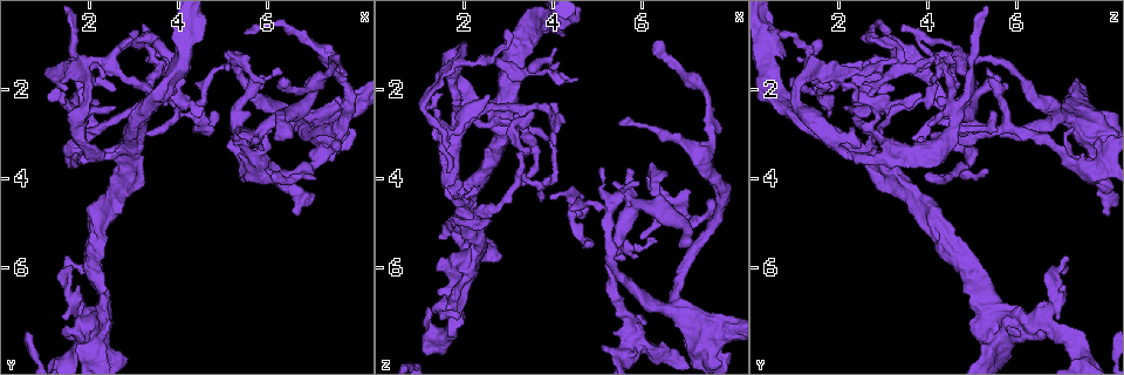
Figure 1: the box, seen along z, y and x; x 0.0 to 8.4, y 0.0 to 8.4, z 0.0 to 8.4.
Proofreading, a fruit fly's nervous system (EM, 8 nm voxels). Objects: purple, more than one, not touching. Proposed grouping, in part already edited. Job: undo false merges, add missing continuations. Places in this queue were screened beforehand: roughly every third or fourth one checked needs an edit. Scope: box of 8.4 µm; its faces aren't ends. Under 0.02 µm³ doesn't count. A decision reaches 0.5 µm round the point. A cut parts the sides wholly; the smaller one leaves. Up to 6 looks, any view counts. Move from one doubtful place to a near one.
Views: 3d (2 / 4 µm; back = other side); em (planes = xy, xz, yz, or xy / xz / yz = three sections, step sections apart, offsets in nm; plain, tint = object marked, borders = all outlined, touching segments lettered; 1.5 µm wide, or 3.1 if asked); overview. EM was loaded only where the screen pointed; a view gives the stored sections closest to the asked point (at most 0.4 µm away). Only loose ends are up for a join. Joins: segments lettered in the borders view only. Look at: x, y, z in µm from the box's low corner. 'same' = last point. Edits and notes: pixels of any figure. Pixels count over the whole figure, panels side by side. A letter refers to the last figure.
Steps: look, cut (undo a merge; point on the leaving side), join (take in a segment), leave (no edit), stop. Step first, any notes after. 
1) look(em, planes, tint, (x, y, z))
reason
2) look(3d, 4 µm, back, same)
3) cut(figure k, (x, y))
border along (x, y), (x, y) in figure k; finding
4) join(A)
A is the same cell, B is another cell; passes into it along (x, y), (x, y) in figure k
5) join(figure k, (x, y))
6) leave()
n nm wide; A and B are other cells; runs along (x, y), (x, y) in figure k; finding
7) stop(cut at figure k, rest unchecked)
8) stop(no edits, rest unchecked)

look(em, planes, borders, (5.50, 0.70, 2.75))
branch stops here

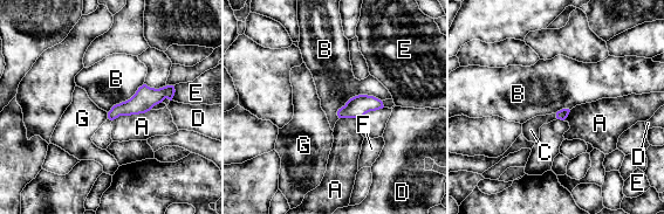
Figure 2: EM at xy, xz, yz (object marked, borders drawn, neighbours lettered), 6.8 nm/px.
join(C)
C is the same cell, A, B, D, E, F and G are other cells; it goes on there

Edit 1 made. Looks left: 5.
look(em, planes, tint, (1.40, 1.85, 1.65))
abrupt turn

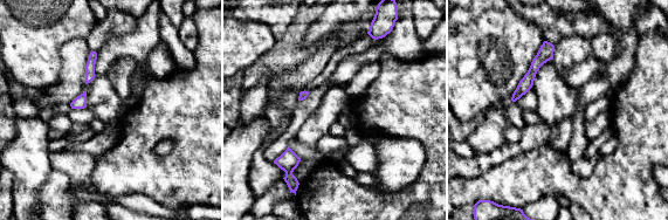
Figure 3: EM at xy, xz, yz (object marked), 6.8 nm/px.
look(em, planes, borders, same)

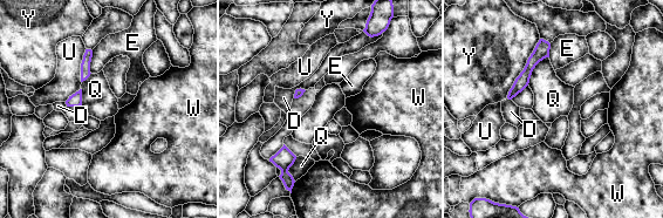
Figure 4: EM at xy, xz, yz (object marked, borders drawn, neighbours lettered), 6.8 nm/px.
leave()
D, E, Q, U, W and Y are other cells; border along (65, 102), (67, 106) in figure 4; continuous, no second cell

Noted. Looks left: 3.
look(em, planes, borders, (6.25, 1.55, 5.35))
an open end

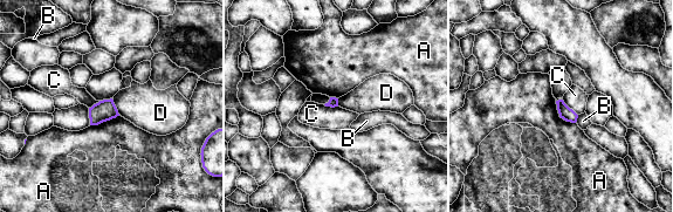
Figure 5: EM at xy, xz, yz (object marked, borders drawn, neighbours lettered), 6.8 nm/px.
leave()
A, B, C and D are other cells; border along (111, 98), (119, 114) in figure 5; no lettered segment goes on from it

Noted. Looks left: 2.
stop(join at figure 2, rest unchecked)

